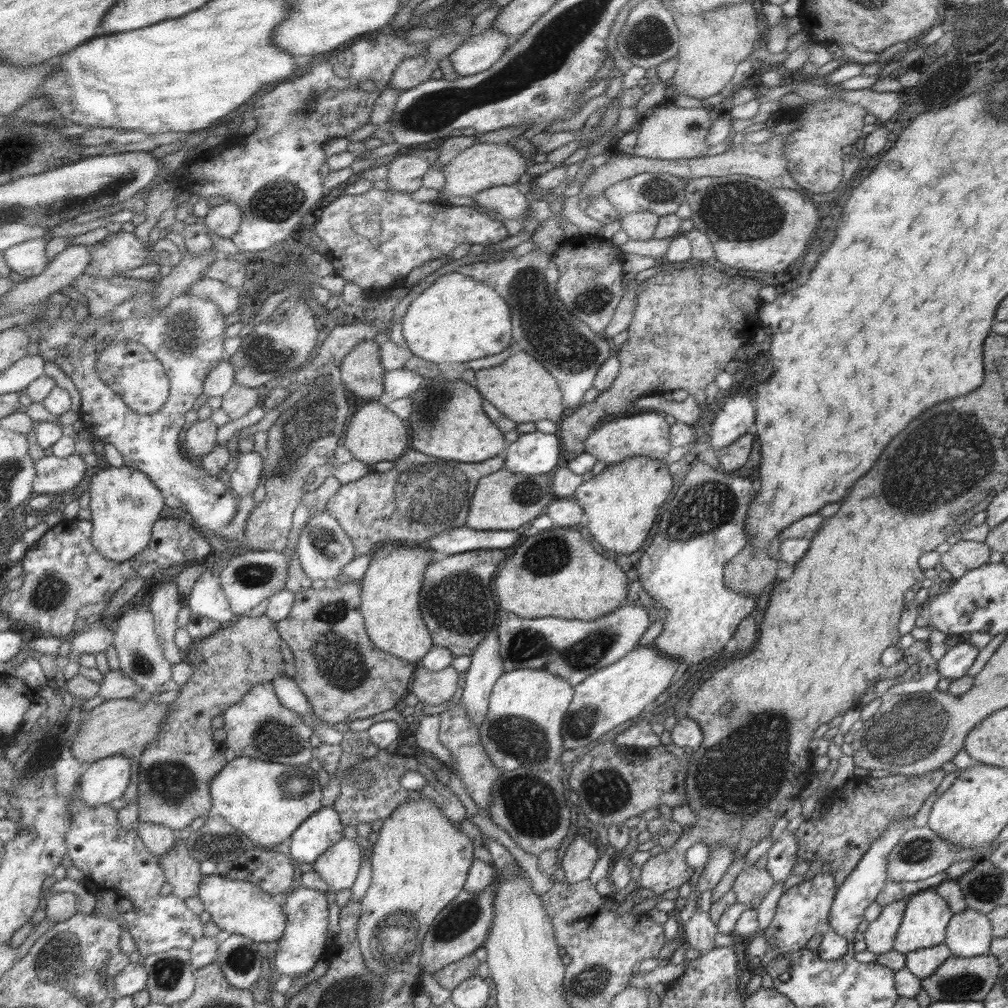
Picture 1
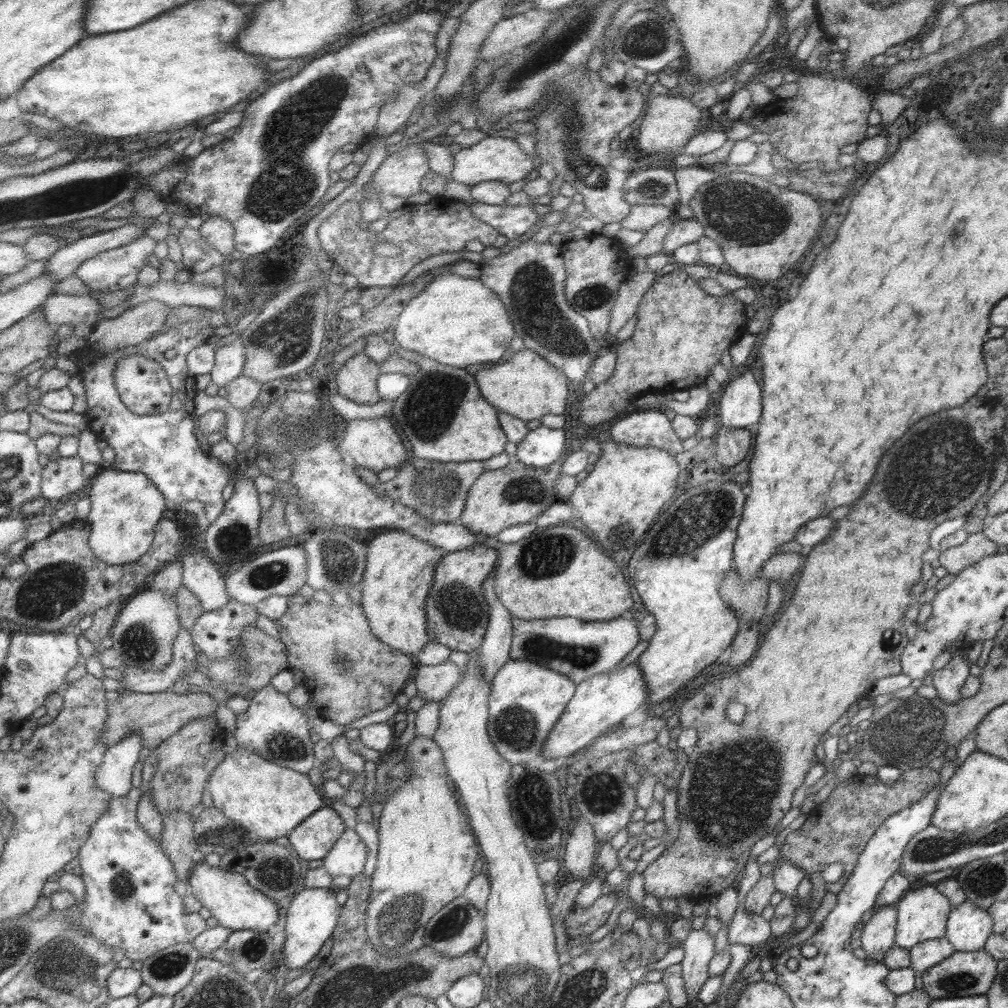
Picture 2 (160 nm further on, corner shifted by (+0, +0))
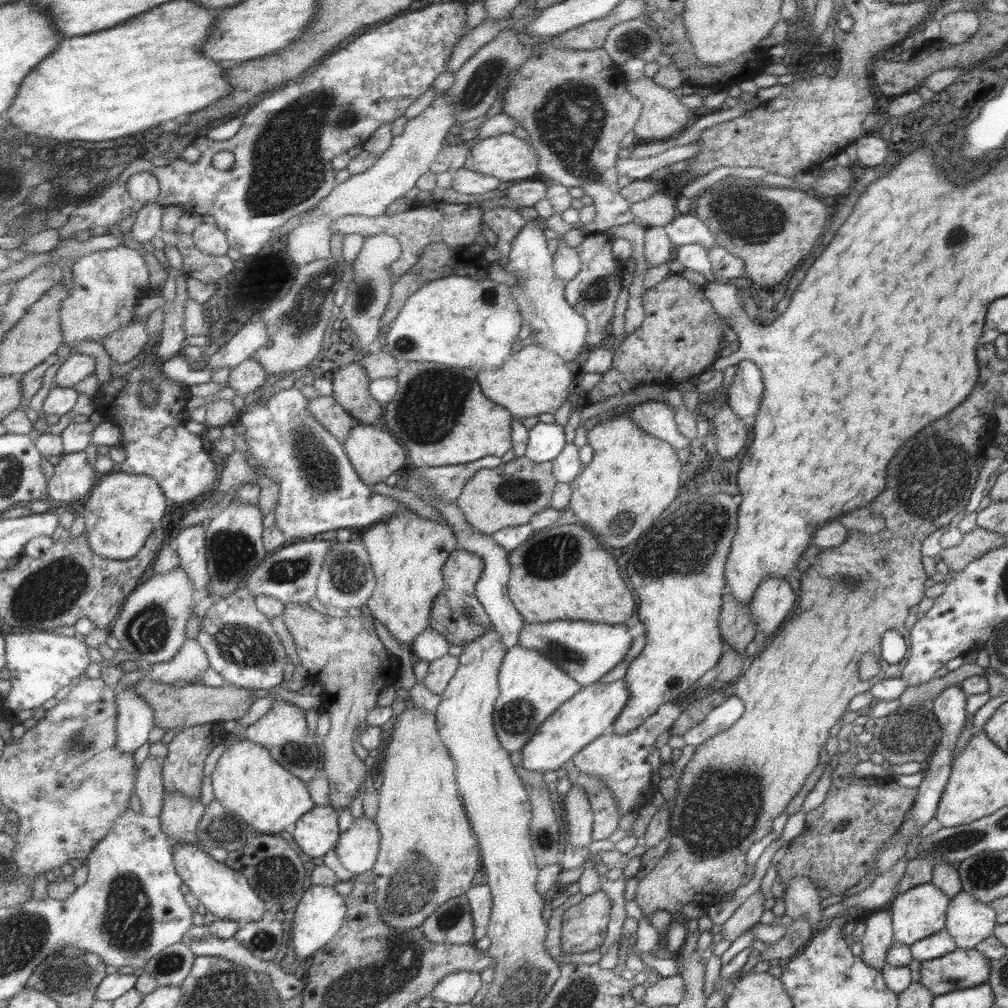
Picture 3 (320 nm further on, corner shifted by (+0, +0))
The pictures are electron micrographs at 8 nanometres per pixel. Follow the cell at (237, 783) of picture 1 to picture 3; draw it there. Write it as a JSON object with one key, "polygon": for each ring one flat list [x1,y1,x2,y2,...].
{"polygon":[[246,739,233,742,221,754,210,778,214,800,245,821,251,833,276,834,315,806,305,783,275,762,265,748]]}

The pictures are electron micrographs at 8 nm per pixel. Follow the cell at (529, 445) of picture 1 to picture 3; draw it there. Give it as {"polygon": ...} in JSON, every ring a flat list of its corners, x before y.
{"polygon":[[538,422,528,430,524,457,536,463,552,461,565,445,562,425]]}

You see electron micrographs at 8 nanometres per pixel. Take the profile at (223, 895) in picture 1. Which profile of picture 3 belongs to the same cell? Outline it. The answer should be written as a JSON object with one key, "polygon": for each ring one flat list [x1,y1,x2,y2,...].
{"polygon":[[177,843,171,846,175,873,187,885,188,892,215,918,228,918,240,924,263,918,265,908,241,872,229,869,223,862,215,862,204,849,192,844]]}

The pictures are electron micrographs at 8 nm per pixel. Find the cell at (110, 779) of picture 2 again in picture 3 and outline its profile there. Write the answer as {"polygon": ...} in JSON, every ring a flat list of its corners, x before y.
{"polygon":[[128,684,114,694,116,706,115,750,131,754,148,740,153,726,153,709]]}

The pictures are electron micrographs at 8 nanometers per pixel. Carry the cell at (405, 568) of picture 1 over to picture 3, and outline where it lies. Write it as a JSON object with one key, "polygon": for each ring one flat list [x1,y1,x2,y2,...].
{"polygon":[[403,509,365,528,360,542,368,552,376,580,366,606,374,620,378,620,400,645,408,648,417,634,428,627,433,599,442,589,443,563,456,548,453,532,439,521]]}

